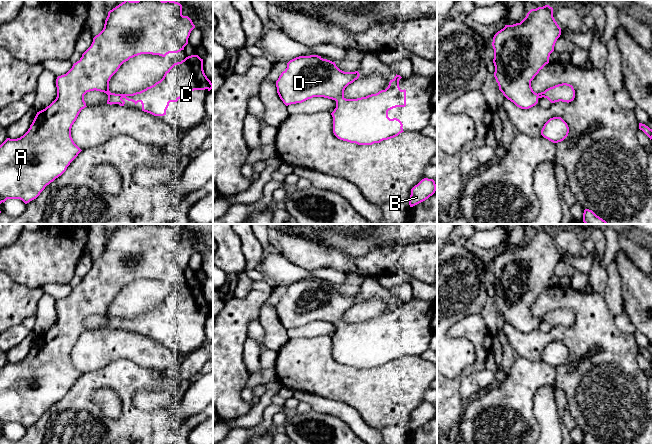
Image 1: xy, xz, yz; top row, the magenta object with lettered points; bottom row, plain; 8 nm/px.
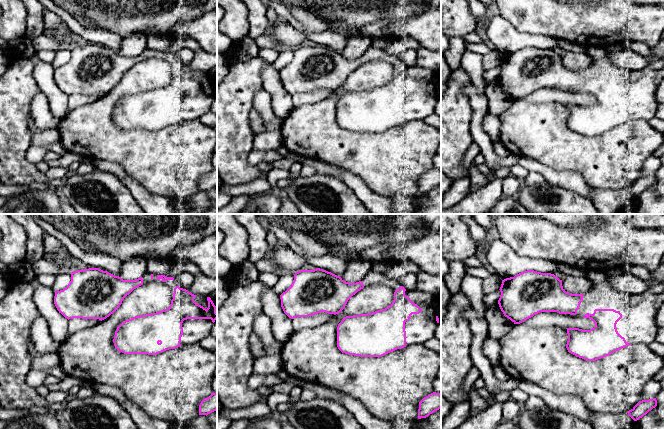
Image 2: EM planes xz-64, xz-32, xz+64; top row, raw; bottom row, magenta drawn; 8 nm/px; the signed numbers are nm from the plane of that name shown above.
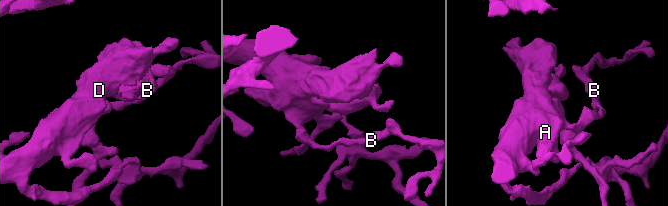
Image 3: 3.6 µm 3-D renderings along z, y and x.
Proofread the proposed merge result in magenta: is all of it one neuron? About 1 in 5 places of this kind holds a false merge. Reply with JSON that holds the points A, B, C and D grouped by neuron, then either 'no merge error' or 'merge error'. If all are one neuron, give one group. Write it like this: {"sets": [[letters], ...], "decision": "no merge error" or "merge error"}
{"sets": [["A", "B", "C", "D"]], "decision": "no merge error"}

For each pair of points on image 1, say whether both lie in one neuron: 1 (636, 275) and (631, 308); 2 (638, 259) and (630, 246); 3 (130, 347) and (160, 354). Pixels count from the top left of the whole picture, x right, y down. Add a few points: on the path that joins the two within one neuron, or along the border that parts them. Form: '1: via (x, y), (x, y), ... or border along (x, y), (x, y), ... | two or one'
1: via (636, 283), (636, 300) | one
2: via (638, 256), (631, 249) | one
3: via (137, 348), (153, 354) | one

